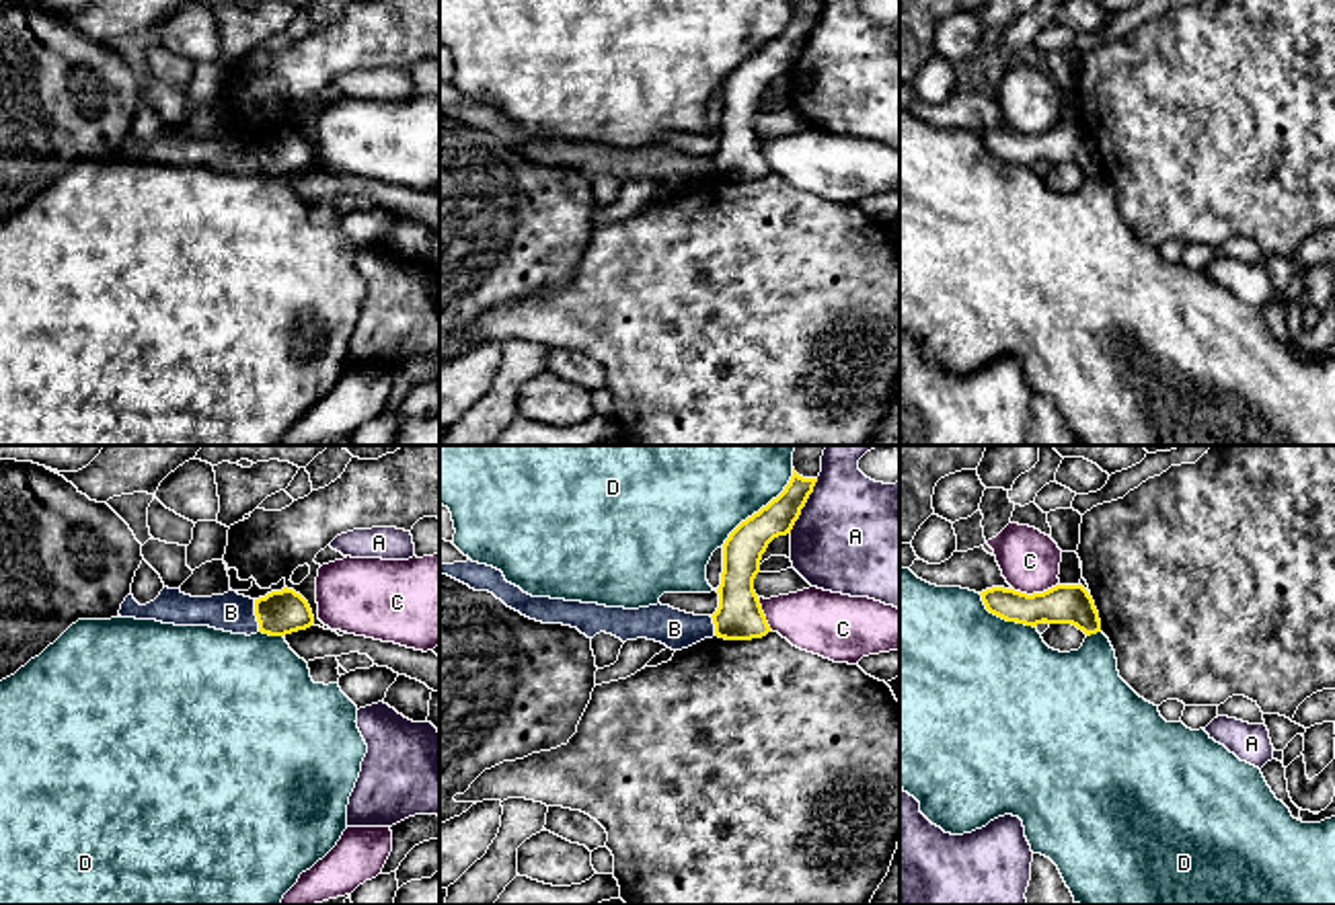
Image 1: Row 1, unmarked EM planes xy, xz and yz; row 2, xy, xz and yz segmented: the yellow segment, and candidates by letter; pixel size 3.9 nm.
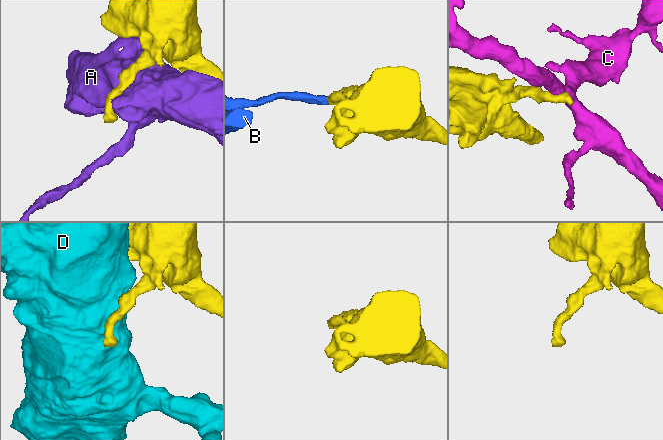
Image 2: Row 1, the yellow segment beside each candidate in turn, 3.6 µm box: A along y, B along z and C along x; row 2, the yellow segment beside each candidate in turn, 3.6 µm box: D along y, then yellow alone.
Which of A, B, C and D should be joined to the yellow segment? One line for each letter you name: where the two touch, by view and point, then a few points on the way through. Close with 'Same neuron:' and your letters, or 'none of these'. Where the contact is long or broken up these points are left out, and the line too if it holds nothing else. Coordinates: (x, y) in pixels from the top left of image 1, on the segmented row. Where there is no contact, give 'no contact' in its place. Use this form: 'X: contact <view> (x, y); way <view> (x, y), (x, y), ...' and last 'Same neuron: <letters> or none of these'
Same neuron: none of these

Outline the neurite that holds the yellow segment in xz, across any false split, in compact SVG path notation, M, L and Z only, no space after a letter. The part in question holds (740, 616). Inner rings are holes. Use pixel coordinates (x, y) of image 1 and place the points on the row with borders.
M795 472L785 490L758 513L741 521L723 544L723 573L719 607L711 616L715 636L725 640L762 638L770 630L754 591L754 579L760 573L760 560L768 544L791 534L801 515L817 478L803 478Z

